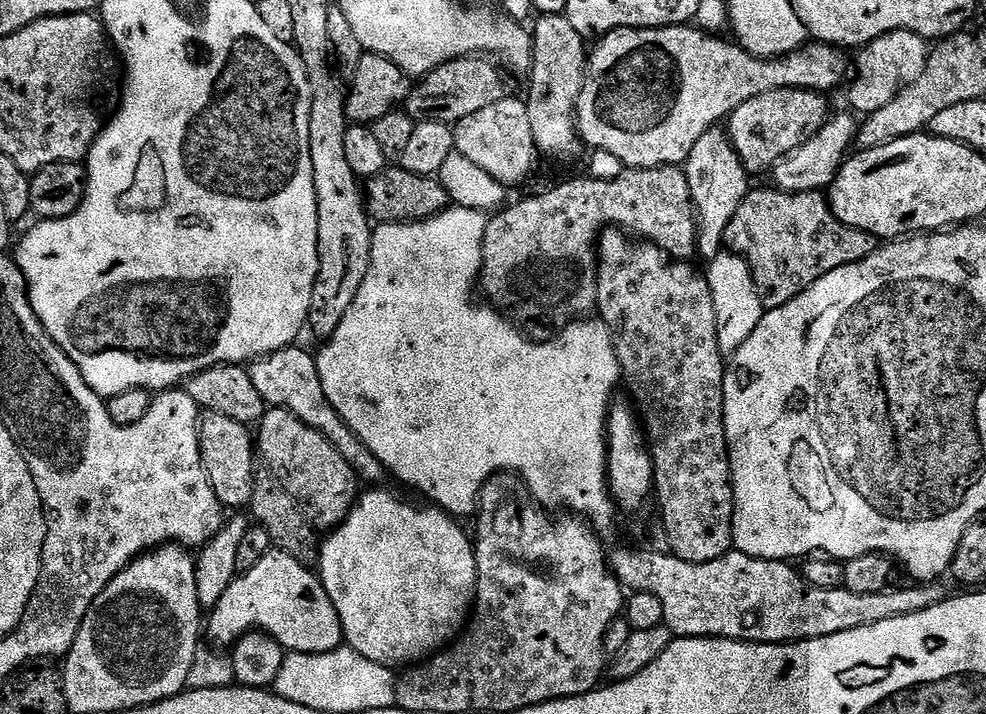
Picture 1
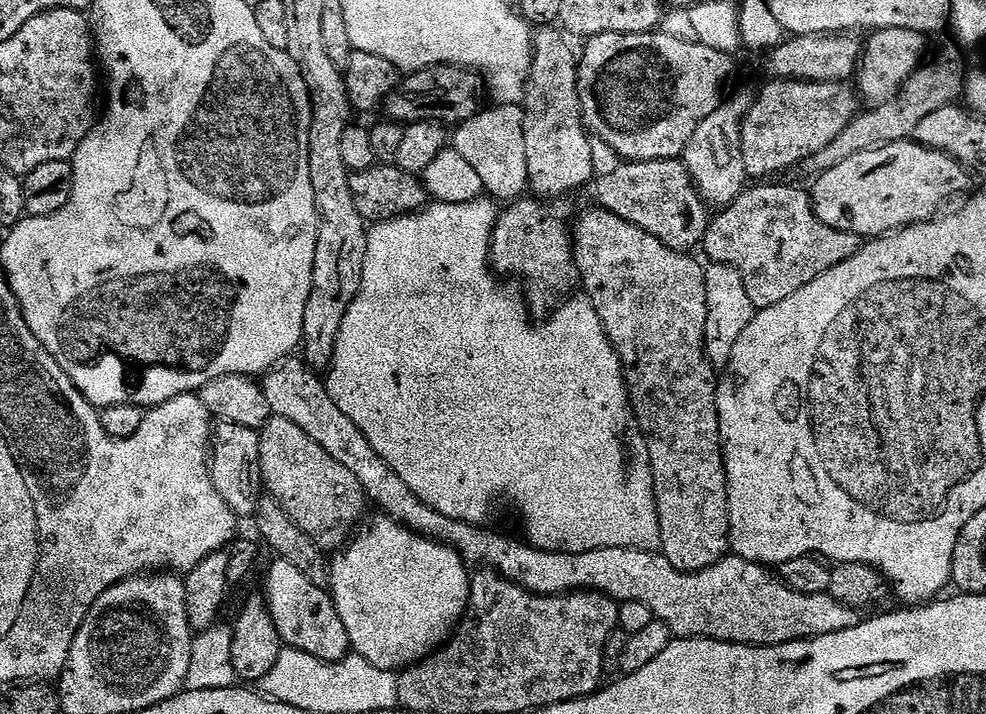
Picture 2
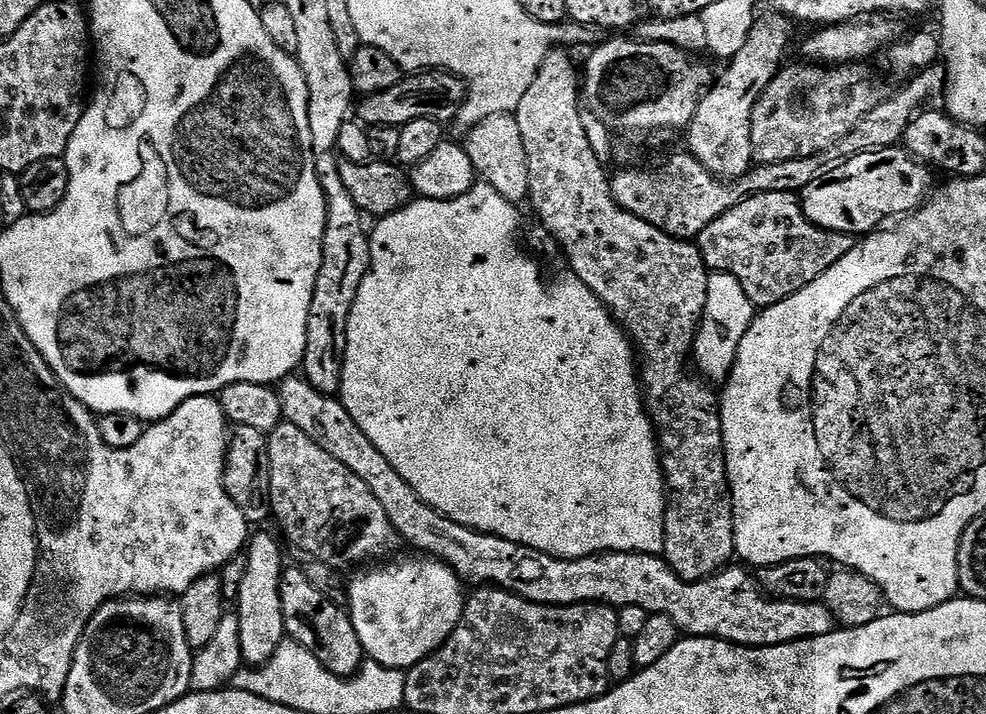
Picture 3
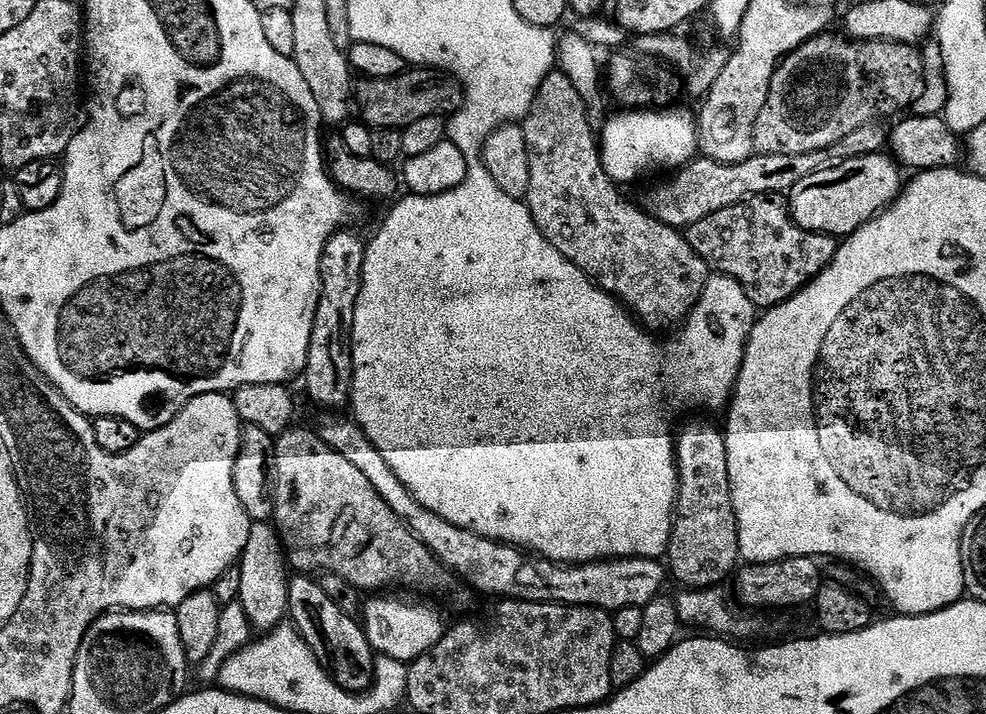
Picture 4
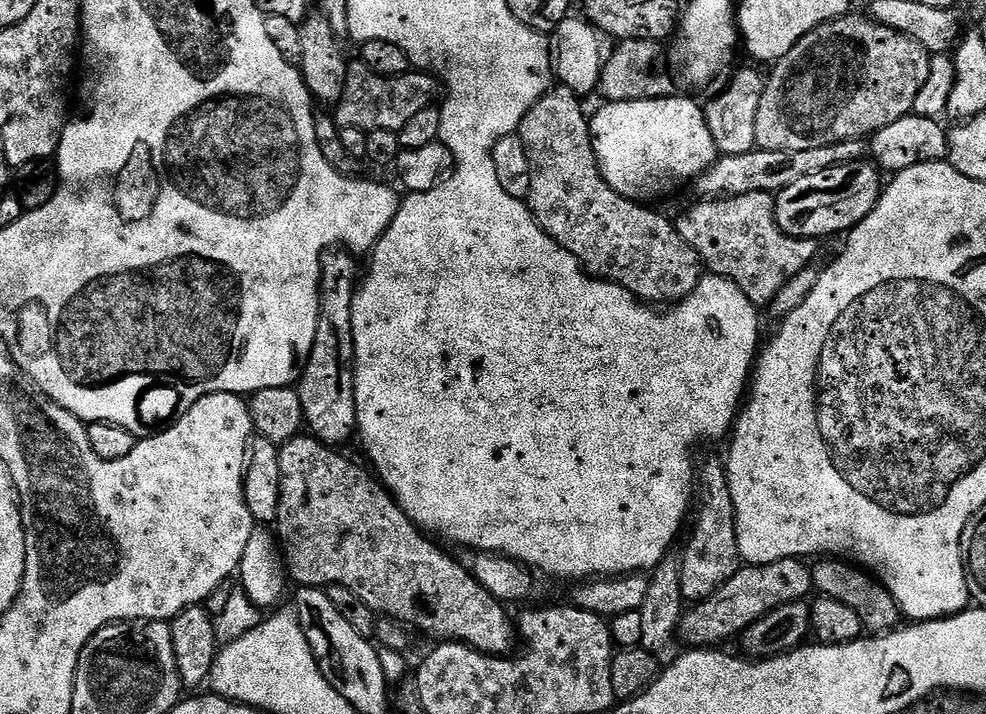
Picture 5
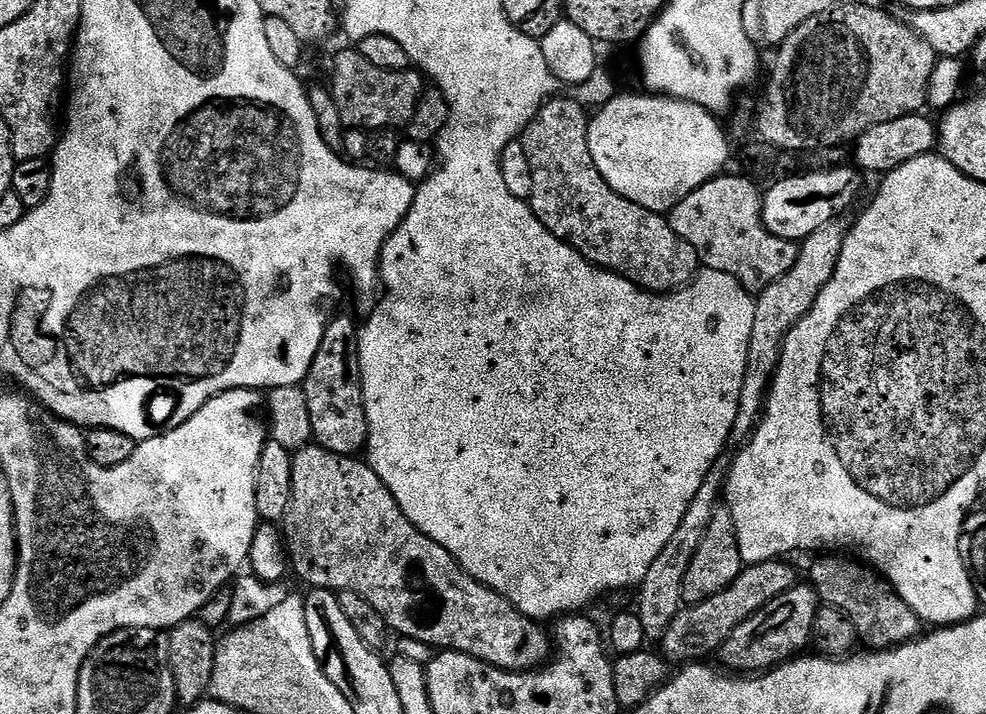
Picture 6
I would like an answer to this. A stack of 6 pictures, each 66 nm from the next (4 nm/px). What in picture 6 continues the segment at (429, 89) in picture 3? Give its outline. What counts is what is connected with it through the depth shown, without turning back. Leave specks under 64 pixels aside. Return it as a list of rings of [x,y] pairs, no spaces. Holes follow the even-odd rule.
[[[352,50],[352,52],[337,54],[336,61],[332,64],[330,87],[334,102],[338,102],[338,114],[342,118],[345,129],[400,130],[412,123],[414,110],[418,110],[418,102],[426,91],[426,80],[416,70],[406,72],[382,70],[372,65],[367,58],[362,58],[359,50]]]

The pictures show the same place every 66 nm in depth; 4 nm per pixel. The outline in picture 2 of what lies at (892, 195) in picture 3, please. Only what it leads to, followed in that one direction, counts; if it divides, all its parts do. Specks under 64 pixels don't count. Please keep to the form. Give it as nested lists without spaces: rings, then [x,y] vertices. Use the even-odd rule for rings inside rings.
[[[911,139],[894,142],[894,146],[882,146],[882,150],[854,154],[854,158],[838,162],[838,166],[815,177],[816,185],[810,188],[810,195],[818,218],[826,222],[826,226],[834,226],[834,230],[846,230],[862,238],[875,238],[907,228],[910,224],[925,224],[933,219],[951,196],[969,191],[968,176],[969,169],[961,166],[957,160],[951,160],[944,152],[924,148]]]

